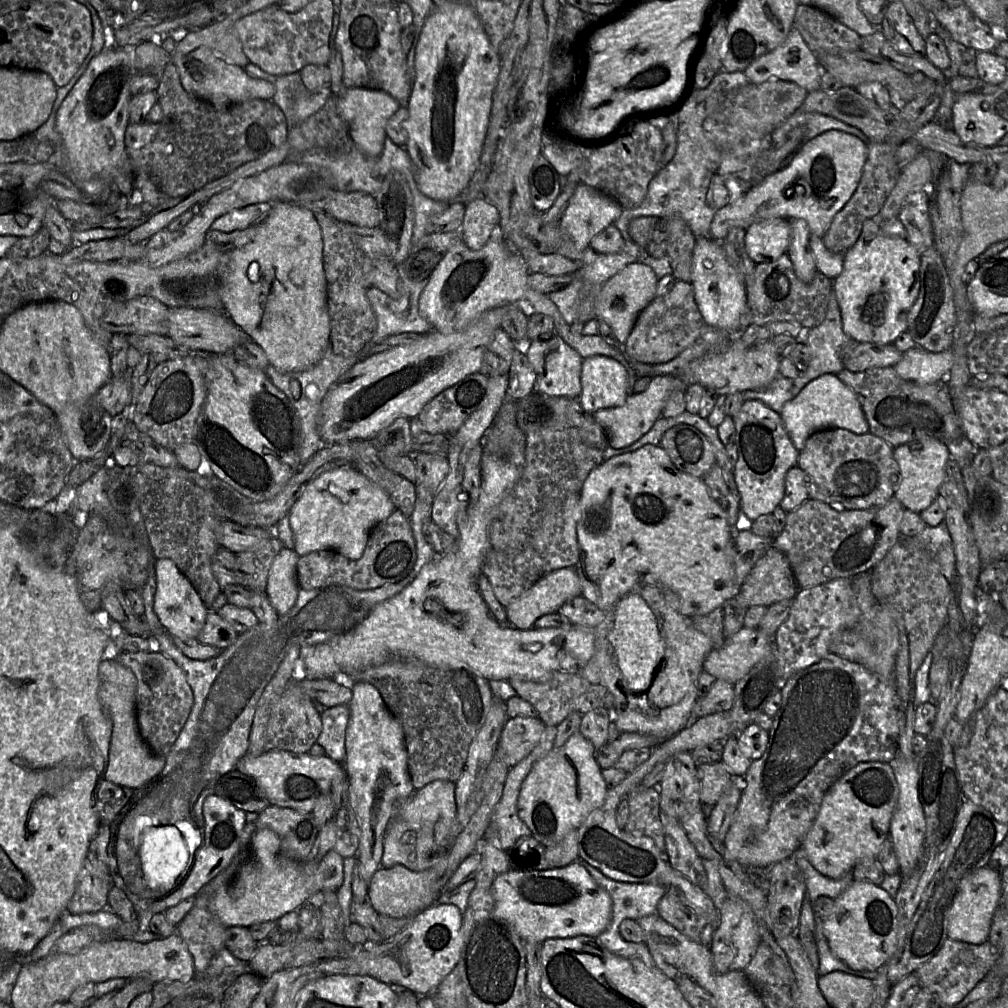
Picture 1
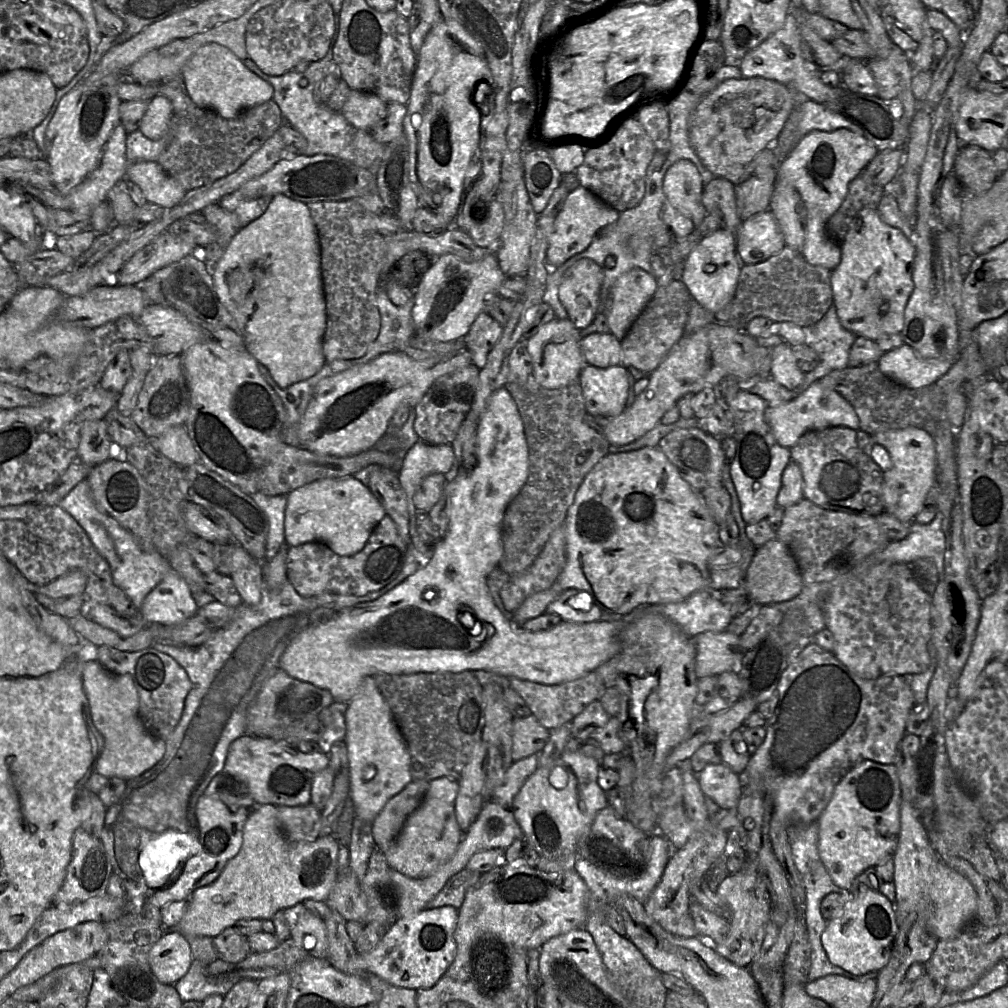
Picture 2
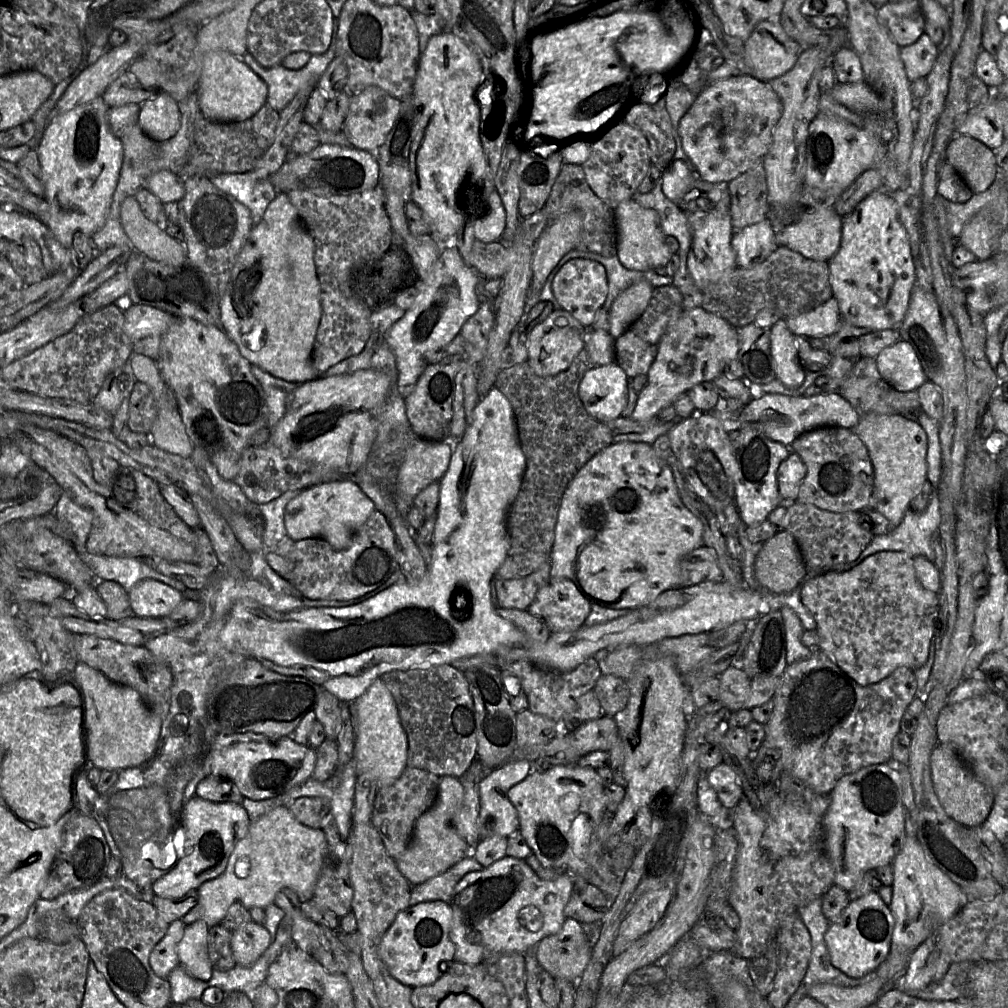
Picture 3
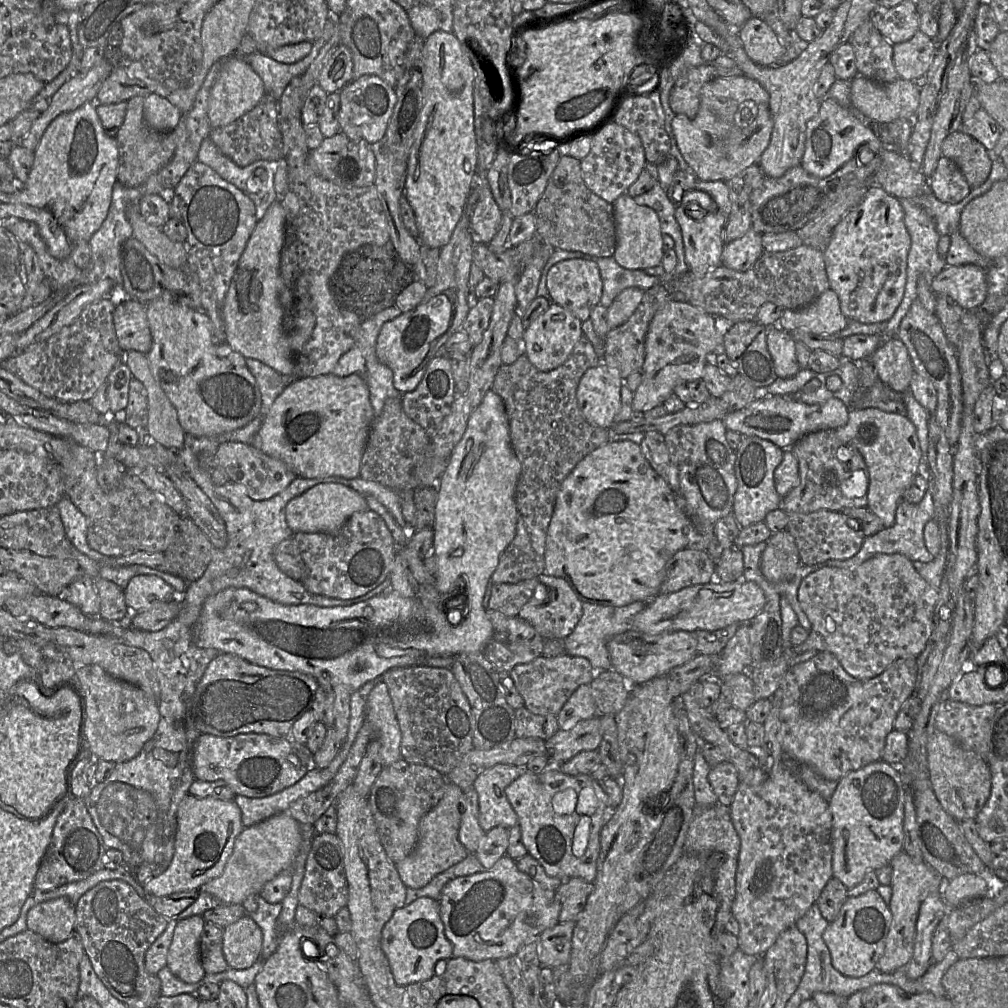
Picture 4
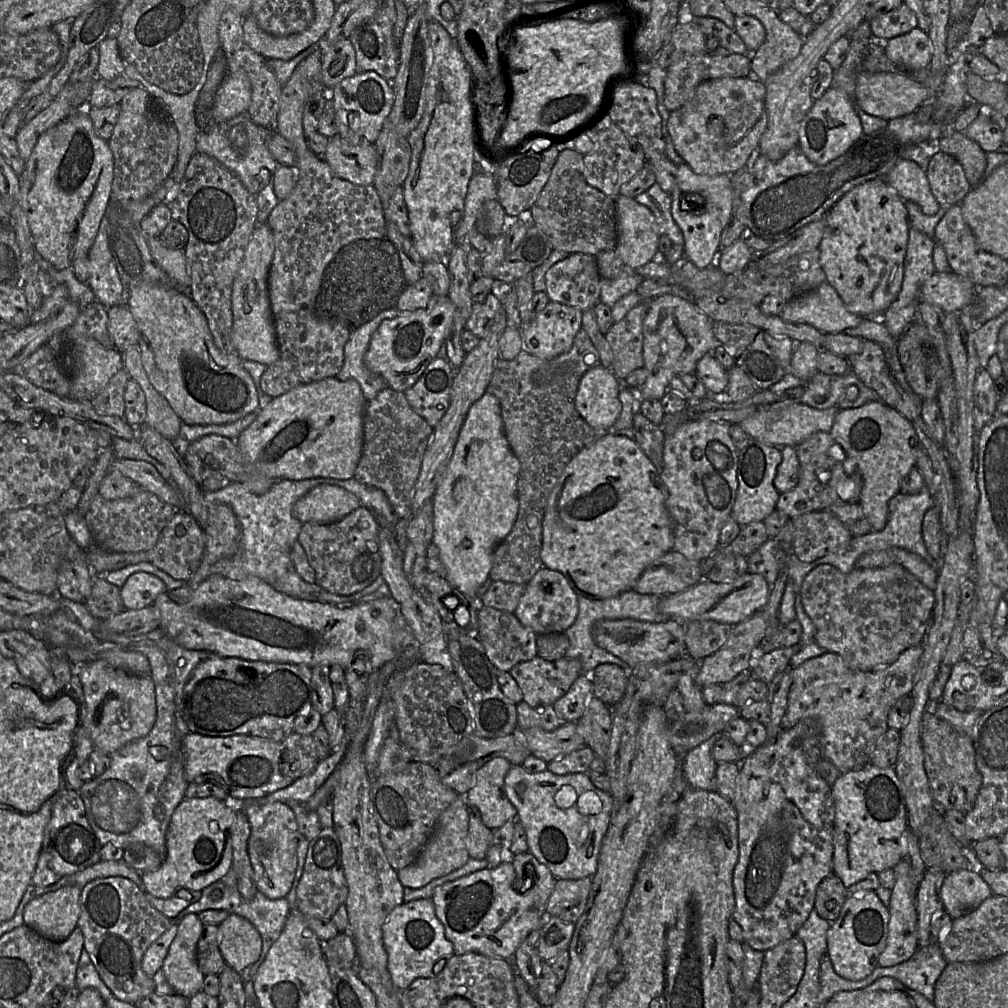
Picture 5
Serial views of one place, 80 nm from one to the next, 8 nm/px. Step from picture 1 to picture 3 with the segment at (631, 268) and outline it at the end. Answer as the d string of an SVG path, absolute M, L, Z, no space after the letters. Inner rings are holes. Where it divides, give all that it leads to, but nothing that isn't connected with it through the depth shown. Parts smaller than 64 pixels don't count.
M642 280L622 291L613 301L609 312L609 333L616 339L621 336L645 311L654 288Z

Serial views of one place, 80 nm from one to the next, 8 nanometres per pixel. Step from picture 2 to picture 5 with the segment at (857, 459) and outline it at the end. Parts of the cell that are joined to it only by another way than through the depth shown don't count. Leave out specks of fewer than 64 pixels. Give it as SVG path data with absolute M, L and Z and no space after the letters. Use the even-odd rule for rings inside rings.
M816 432L807 437L796 446L800 463L798 484L785 493L781 493L776 504L776 509L785 513L790 518L814 511L825 510L834 504L858 503L862 490L862 477L853 465L846 459L843 448L835 442L830 432Z

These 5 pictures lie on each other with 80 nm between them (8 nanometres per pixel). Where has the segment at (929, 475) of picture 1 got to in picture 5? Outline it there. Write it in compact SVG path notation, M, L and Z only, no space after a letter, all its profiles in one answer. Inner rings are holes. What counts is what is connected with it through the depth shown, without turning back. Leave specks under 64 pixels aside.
M871 401L857 408L840 409L830 435L844 450L846 459L862 477L858 504L872 531L882 530L888 519L888 503L900 490L903 477L915 467L919 440L910 421L883 401Z

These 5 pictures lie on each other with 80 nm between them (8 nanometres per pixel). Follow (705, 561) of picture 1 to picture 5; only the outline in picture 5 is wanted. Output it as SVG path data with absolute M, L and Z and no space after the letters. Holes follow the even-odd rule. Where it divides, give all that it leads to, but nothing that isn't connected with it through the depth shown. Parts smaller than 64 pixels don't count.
M607 433L571 459L549 496L542 523L543 566L560 572L578 596L589 600L632 590L643 571L673 549L674 521L666 507L667 497L660 471L636 441Z

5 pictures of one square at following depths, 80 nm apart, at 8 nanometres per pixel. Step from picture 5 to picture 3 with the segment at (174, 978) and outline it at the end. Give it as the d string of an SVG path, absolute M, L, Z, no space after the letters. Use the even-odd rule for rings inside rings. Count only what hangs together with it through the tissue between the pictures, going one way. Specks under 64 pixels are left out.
M201 919L185 925L183 937L177 945L179 966L200 980L210 979L213 972L207 949L208 929Z

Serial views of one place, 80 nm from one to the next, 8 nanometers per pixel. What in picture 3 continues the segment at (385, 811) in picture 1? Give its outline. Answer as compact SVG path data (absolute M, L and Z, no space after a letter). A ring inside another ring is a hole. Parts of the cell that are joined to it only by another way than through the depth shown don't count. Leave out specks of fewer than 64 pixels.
M380 678L354 702L356 720L354 728L353 760L358 778L368 778L379 788L393 784L407 766L407 736L400 724L393 697Z

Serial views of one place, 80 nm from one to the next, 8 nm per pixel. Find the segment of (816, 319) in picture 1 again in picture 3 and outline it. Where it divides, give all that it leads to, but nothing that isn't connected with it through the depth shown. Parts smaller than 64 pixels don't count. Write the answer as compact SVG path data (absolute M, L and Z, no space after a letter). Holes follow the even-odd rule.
M778 247L765 261L752 268L734 268L727 271L717 282L700 289L703 295L701 308L723 318L736 328L754 323L756 315L769 308L780 314L780 319L798 316L813 310L833 297L829 279L829 265L826 261L815 261L787 247Z

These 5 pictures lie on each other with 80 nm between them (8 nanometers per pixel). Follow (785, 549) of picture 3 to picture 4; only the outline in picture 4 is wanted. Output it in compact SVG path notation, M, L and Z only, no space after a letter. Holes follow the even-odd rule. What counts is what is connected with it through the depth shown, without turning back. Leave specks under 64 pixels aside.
M785 529L772 534L766 543L760 560L762 575L771 583L790 581L801 564L793 536Z

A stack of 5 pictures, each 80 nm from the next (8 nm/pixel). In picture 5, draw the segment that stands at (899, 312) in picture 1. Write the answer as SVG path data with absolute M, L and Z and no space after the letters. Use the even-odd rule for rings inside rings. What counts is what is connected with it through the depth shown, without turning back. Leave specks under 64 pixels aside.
M883 178L856 186L825 215L824 234L818 246L820 264L827 282L837 291L849 312L865 319L877 319L892 305L902 288L908 241L909 216L905 202Z

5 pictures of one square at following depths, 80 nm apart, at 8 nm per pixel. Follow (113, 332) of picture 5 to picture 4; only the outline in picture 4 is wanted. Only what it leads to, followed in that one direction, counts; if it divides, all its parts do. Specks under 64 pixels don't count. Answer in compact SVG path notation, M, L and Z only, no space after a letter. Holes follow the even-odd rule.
M129 299L115 306L113 323L119 346L125 352L135 350L146 355L151 349L152 336L146 305Z

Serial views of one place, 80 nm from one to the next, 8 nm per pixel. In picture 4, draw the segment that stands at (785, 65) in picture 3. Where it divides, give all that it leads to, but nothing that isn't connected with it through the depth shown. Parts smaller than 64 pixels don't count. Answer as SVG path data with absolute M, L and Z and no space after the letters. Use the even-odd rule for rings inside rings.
M751 17L738 30L744 49L750 59L762 66L782 66L786 48L776 33L760 17Z

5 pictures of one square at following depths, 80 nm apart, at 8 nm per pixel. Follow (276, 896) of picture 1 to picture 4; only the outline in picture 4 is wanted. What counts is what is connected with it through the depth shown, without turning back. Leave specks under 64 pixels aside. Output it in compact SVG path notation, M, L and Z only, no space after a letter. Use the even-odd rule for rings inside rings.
M287 811L275 814L253 826L244 827L237 836L234 849L223 873L199 889L212 895L219 905L243 904L252 895L259 895L263 886L293 863L302 841L300 824Z

